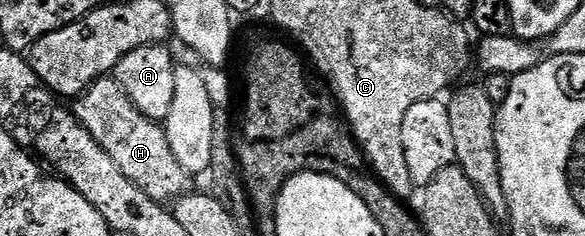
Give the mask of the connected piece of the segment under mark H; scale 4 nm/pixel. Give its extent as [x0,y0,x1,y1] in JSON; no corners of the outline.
[71,78,195,205]

